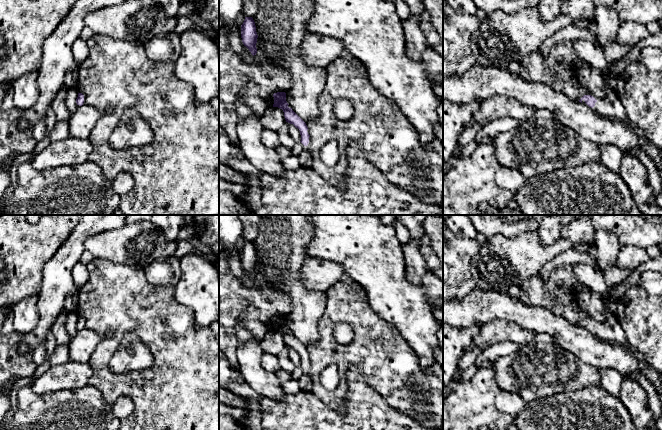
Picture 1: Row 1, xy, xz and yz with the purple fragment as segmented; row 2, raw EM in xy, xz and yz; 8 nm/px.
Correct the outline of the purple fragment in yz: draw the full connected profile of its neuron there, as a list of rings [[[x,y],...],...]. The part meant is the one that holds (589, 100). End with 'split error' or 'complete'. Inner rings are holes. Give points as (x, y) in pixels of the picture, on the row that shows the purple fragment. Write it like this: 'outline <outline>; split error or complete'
outline [[[608,91],[604,99],[597,101],[591,95],[584,95],[579,102],[591,107],[593,110],[603,116],[614,116],[618,121],[624,122],[634,129],[637,125],[633,123],[627,116],[627,113],[618,98],[616,92]]]; split error

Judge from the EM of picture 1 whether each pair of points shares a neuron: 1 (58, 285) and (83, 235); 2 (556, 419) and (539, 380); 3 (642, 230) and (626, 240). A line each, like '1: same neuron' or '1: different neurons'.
1: same neuron
2: different neurons
3: same neuron

